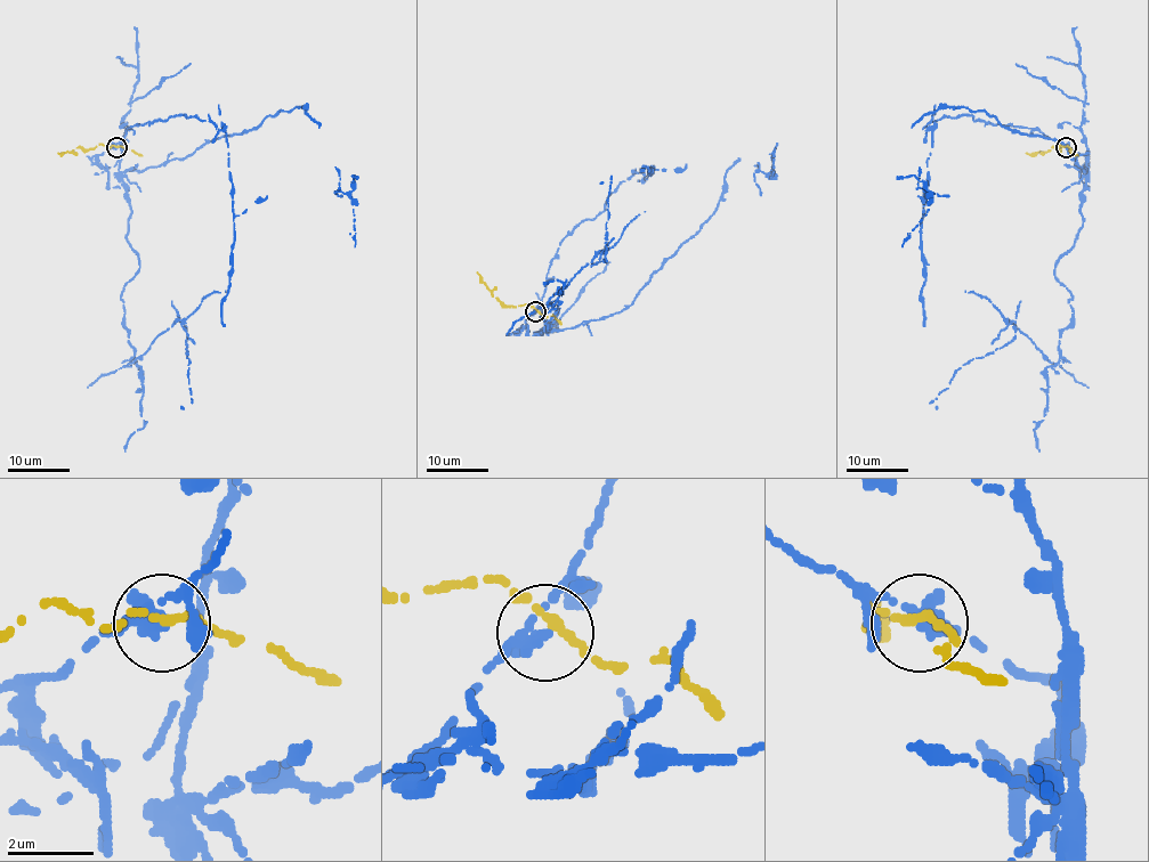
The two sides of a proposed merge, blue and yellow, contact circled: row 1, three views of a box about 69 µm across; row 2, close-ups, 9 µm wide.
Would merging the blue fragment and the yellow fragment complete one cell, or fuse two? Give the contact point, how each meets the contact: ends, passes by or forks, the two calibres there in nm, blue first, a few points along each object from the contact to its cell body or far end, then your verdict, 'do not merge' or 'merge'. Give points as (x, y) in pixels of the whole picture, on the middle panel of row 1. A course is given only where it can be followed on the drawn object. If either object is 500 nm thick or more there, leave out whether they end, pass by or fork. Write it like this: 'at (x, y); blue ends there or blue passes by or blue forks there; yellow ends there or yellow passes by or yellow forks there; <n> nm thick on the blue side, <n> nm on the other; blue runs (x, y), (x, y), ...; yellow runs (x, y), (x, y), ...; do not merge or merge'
at (535, 311); blue passes by; yellow passes by; 320 nm thick on the blue side, 190 nm on the other; blue runs (536, 312), (517, 334), (547, 330), (553, 295), (598, 251), (606, 261), (611, 180), (600, 183); yellow runs (536, 310), (530, 305), (504, 306), (492, 297), (477, 271); do not merge

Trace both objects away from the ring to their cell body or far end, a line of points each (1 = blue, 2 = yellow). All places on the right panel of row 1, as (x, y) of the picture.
1: (1066, 146), (1087, 178), (1056, 265), (1074, 312), (1060, 359), (1005, 320), (1014, 338), (963, 364), (937, 406)
2: (1065, 146), (1026, 153)

